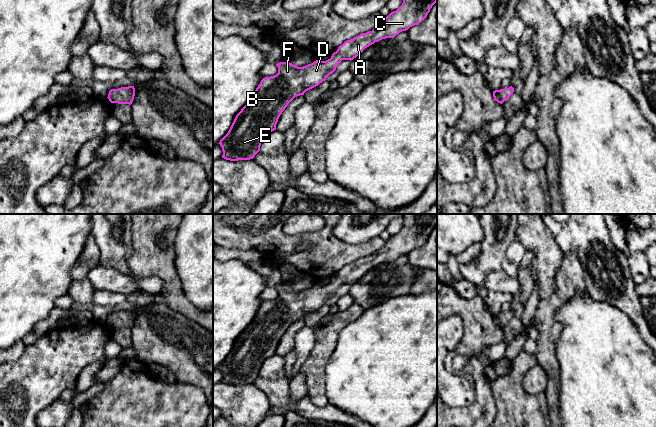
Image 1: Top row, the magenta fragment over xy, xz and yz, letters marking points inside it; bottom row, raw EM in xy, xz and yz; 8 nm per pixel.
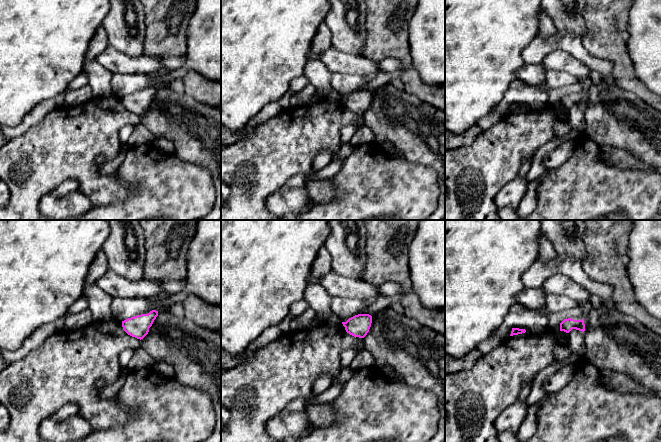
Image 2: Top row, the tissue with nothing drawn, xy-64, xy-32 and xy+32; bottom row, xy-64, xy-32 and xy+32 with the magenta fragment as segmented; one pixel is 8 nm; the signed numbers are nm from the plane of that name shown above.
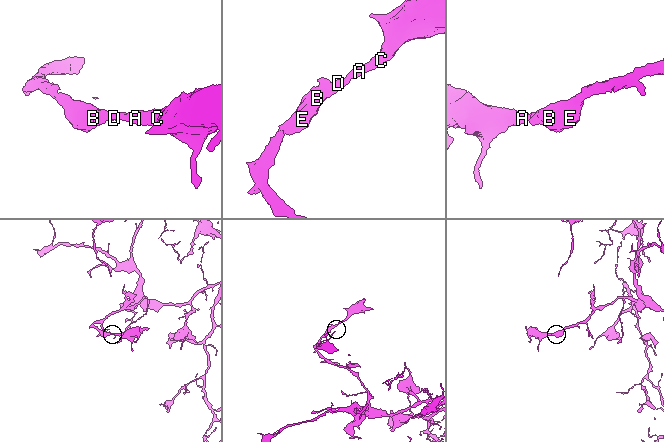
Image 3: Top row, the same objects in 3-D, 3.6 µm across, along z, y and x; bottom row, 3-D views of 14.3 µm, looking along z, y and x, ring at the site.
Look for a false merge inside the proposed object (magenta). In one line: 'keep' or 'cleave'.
keep

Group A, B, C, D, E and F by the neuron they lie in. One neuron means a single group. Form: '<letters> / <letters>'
A B C D E F

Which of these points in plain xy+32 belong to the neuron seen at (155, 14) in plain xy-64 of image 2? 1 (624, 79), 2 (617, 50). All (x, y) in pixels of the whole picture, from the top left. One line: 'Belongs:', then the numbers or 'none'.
Belongs: 1, 2

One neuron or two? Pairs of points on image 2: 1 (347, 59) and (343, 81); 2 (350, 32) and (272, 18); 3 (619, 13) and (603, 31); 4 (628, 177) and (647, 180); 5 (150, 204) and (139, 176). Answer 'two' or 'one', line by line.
1: two
2: two
3: one
4: one
5: one

